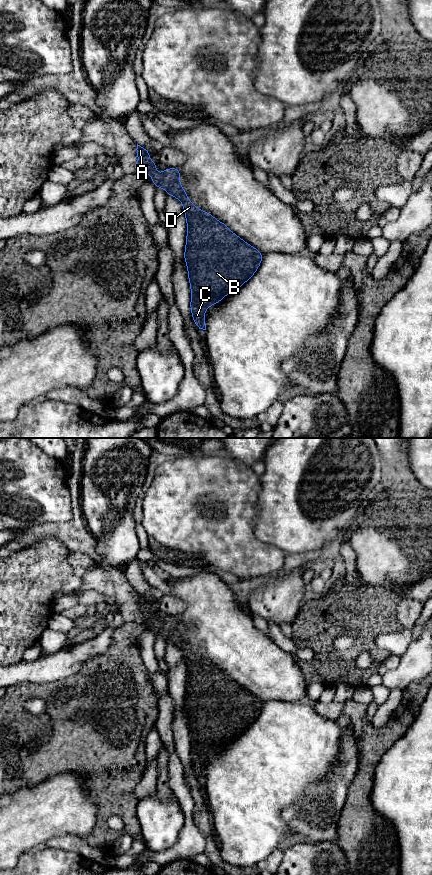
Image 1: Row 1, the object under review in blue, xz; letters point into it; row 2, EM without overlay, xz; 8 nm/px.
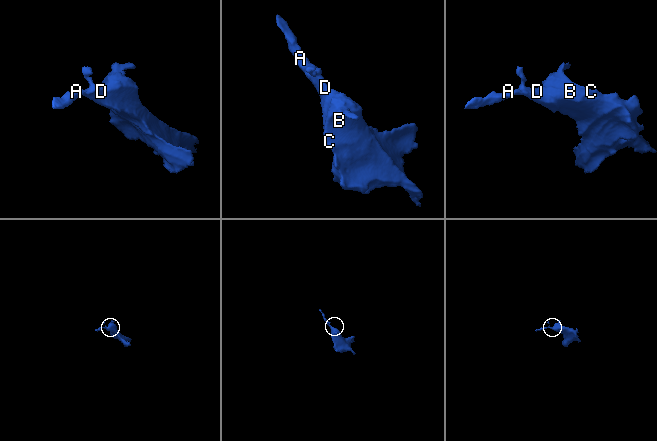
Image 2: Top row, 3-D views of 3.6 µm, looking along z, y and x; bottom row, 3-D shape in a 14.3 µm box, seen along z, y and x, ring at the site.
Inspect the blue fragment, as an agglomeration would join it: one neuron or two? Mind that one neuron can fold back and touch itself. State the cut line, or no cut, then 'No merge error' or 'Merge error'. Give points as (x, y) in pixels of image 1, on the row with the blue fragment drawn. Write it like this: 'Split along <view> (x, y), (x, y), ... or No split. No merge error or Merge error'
No split. No merge error

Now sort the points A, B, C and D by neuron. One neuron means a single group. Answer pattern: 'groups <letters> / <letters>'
groups A B C D

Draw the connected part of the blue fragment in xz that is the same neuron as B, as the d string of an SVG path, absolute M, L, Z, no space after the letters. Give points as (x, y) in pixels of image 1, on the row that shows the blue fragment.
M137 144L137 156L141 156L138 162L133 162L137 170L146 175L152 175L151 180L156 188L163 188L167 196L172 195L178 199L183 205L183 211L185 212L185 219L187 223L187 235L184 251L184 260L188 271L188 280L190 282L191 301L190 309L197 328L206 330L205 325L205 312L208 307L219 303L225 296L234 292L246 283L259 268L263 255L262 253L248 244L246 241L237 236L234 232L228 229L227 225L218 221L210 213L203 211L196 207L188 198L184 188L180 183L180 169L179 168L167 168L162 173L156 172L157 162L154 163L149 156L149 150L141 147Z

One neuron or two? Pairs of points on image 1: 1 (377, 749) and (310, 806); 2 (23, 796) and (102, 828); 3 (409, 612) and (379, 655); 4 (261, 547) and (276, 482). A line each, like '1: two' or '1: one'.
1: two
2: two
3: two
4: two

